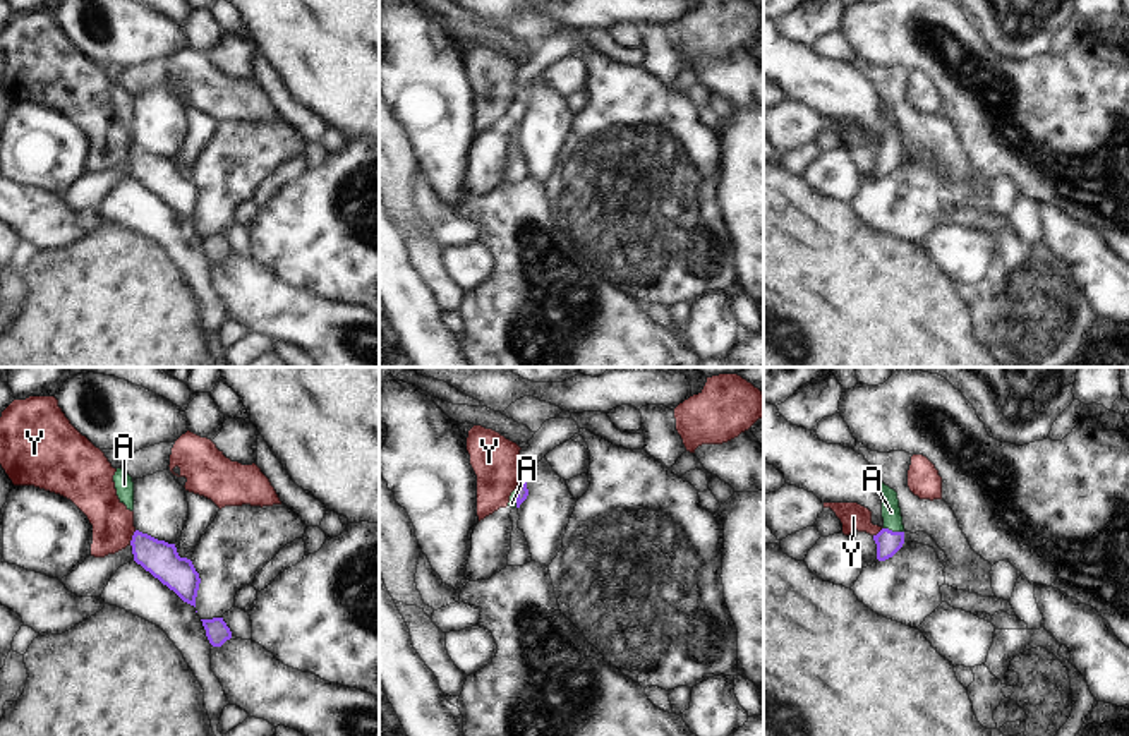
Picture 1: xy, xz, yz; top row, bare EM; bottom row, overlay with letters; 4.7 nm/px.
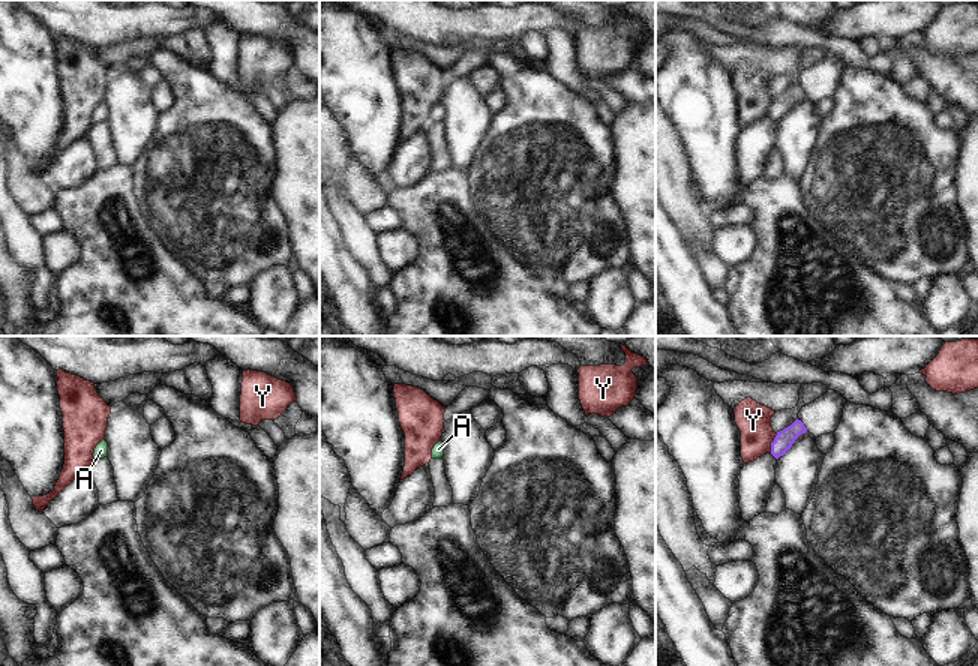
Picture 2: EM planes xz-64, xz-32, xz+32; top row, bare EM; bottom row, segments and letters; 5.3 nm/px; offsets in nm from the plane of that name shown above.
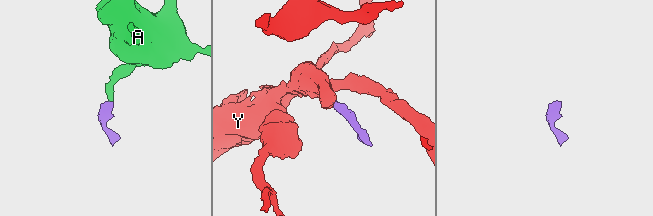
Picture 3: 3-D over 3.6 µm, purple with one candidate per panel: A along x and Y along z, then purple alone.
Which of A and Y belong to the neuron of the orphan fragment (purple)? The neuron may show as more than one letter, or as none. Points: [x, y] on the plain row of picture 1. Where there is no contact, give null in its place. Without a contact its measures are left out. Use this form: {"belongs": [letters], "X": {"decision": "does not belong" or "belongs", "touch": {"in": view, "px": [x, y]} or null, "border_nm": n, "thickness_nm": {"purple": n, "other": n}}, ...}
{"belongs": ["A"], "A": {"decision": "belongs", "touch": {"in": "yz", "px": [894, 148]}, "border_nm": 100, "thickness_nm": {"purple": 110, "other": 90}}, "Y": {"decision": "does not belong", "touch": {"in": "xy", "px": [132, 153]}, "border_nm": 80, "thickness_nm": {"purple": 160, "other": 190}}}

